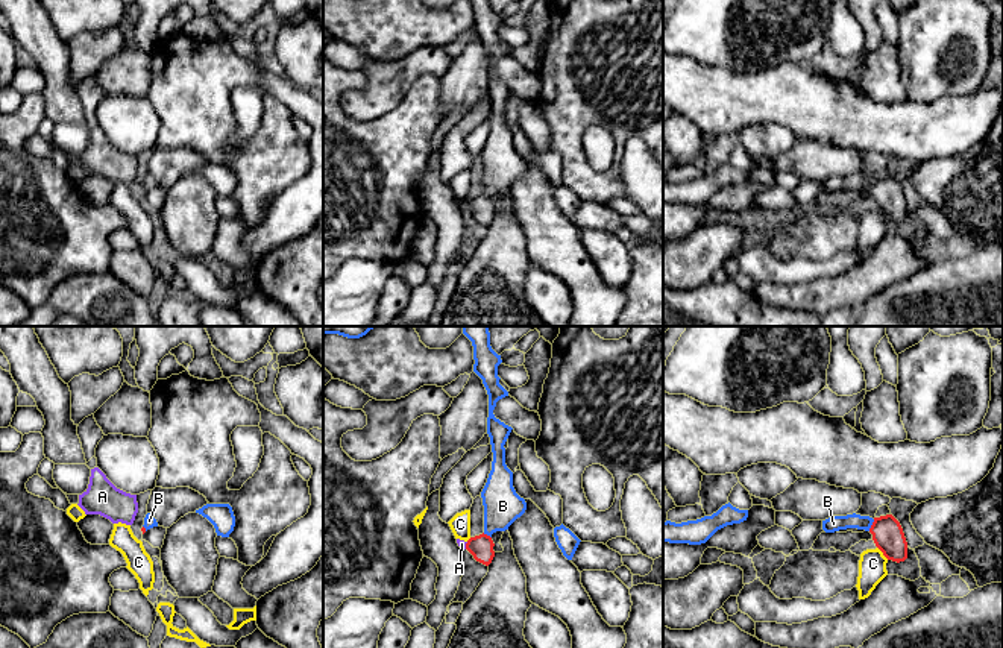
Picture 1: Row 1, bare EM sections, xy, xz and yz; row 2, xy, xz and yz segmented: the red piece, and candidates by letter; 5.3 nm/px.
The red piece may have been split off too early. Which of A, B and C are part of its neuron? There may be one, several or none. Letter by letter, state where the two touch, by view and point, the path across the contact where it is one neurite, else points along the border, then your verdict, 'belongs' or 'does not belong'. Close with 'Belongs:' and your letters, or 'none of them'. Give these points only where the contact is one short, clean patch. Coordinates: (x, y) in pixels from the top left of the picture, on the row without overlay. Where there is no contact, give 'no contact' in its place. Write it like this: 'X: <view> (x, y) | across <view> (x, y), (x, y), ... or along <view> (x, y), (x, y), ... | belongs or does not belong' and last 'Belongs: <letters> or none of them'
A: xz (466, 205) | across xz (481, 207), (466, 205), (462, 204) | belongs
B: yz (871, 185) | along yz (874, 179), (868, 190) | does not belong
C: yz (882, 211) | does not belong
Belongs: A

